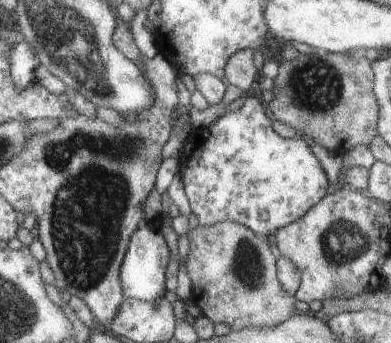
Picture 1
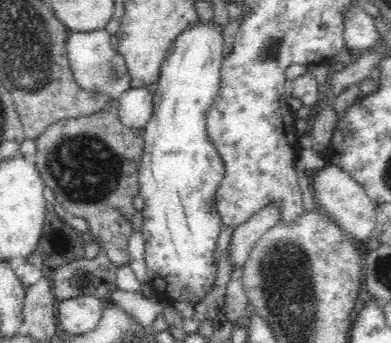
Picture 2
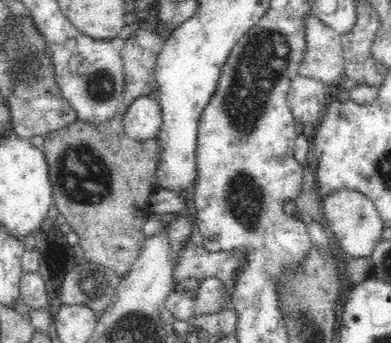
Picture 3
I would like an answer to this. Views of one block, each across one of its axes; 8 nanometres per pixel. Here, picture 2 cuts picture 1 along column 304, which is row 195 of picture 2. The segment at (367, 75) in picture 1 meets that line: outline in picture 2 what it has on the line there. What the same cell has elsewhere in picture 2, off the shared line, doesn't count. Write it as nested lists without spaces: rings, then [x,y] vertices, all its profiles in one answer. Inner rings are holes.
[[[106,106],[104,110],[84,116],[84,118],[74,118],[74,120],[60,120],[46,128],[38,138],[36,138],[36,156],[34,164],[36,170],[40,172],[42,180],[46,186],[56,194],[56,202],[60,202],[70,216],[80,216],[88,220],[90,234],[88,240],[100,240],[104,252],[116,266],[128,266],[130,256],[128,256],[128,238],[132,236],[132,218],[138,212],[132,206],[134,196],[138,196],[140,186],[138,186],[138,172],[140,172],[140,160],[144,152],[144,140],[146,128],[124,128],[120,126],[118,116],[114,116],[114,108]]]

